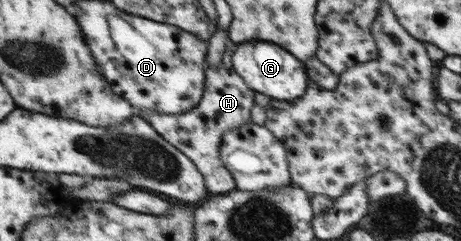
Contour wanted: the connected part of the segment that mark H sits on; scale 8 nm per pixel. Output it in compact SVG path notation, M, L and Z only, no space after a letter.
M220 62L214 67L204 67L204 93L195 108L175 115L150 111L145 119L169 145L176 146L185 157L192 160L193 165L204 176L209 194L227 193L235 188L235 183L221 160L220 141L225 132L250 121L254 97L255 90L240 75L223 69Z

